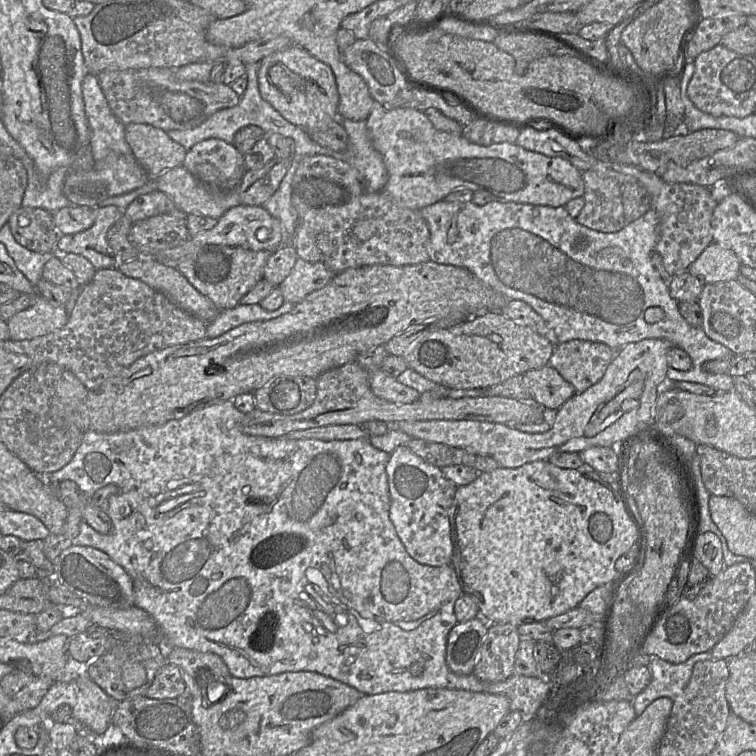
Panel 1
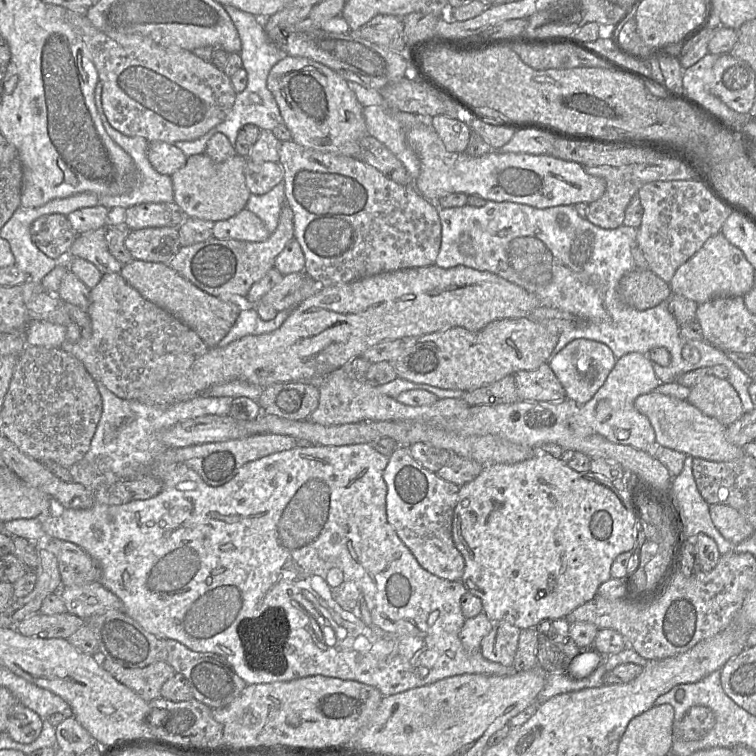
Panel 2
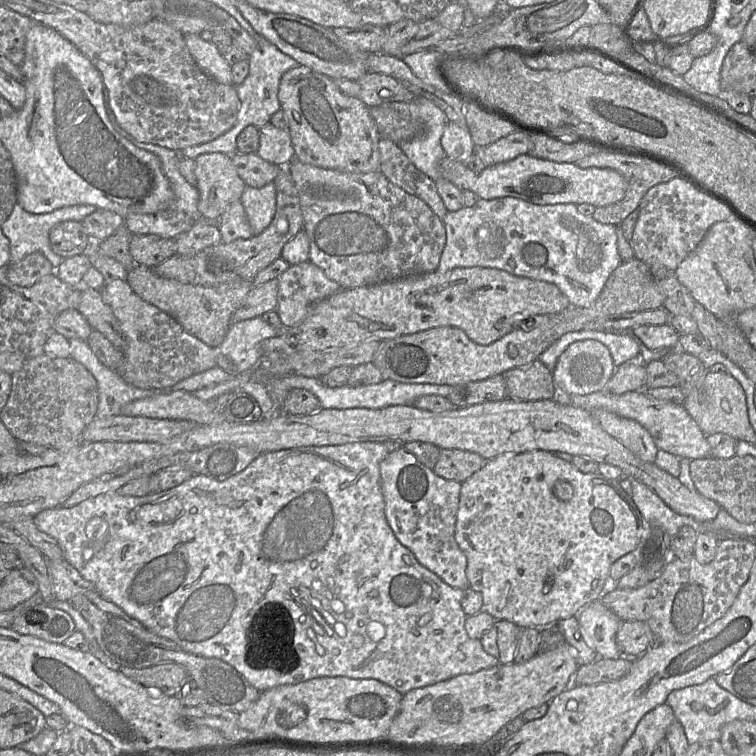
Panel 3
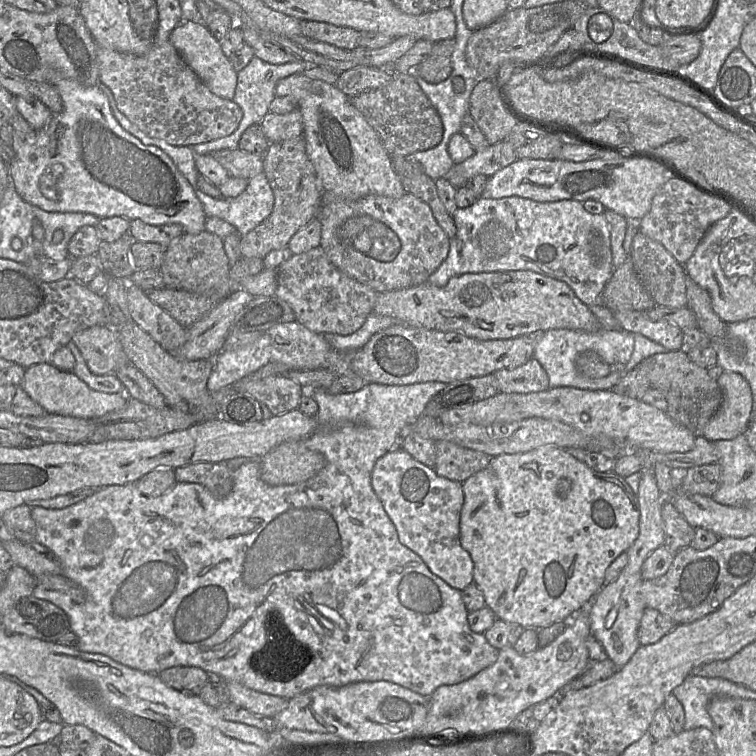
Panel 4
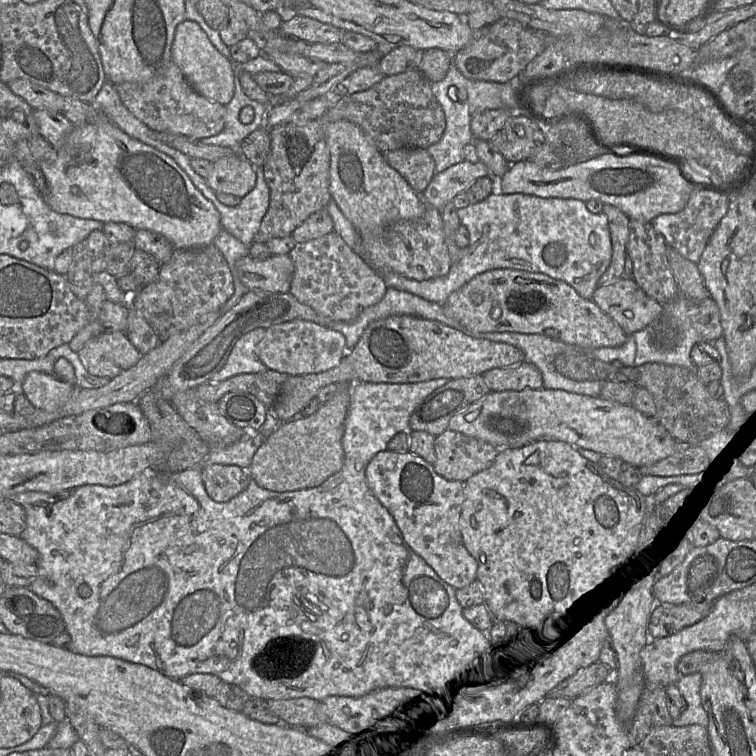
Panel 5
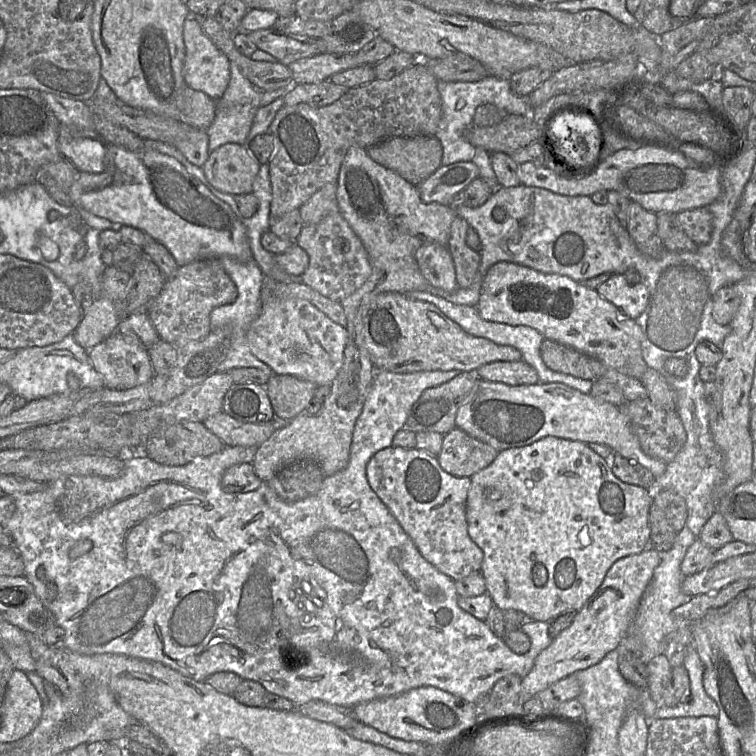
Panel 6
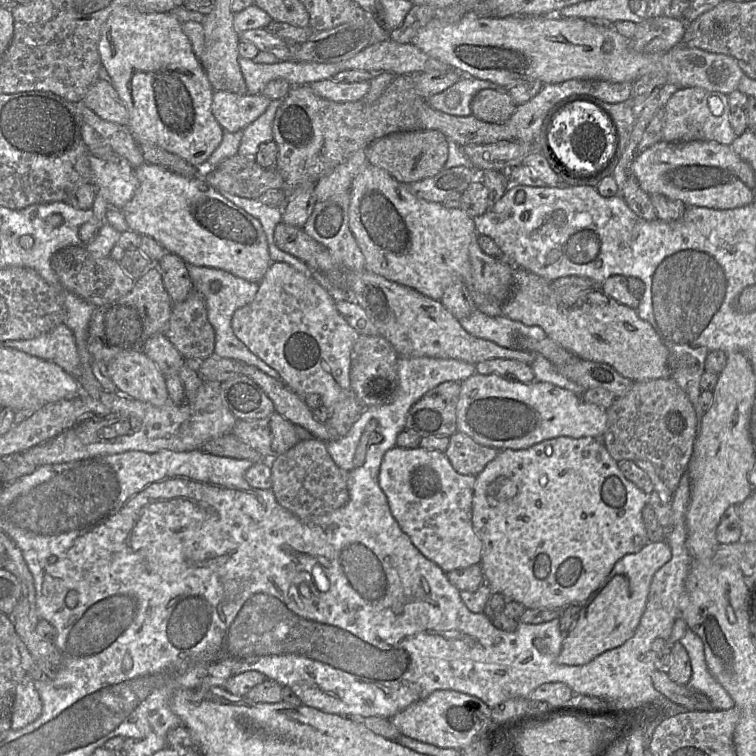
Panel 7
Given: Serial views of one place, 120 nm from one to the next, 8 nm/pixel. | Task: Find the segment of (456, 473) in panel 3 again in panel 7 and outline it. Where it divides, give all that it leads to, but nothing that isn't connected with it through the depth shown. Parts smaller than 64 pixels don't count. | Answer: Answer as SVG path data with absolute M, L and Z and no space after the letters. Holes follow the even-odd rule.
M456 431L449 437L447 449L443 452L454 470L463 475L477 475L499 450L481 445L471 437Z

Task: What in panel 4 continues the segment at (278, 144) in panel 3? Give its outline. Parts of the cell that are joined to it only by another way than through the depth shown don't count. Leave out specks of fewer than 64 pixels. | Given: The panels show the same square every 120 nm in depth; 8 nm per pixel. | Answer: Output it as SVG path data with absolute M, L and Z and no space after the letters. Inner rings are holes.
M299 109L287 114L268 112L260 125L270 143L282 142L303 134L303 120Z

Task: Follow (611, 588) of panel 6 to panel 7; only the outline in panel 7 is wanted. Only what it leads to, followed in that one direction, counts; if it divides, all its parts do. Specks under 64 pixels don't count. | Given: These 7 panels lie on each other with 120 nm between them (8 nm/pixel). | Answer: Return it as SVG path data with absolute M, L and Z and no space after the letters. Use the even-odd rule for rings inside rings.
M663 540L648 542L639 552L626 554L618 560L601 587L582 605L576 624L566 633L557 663L584 665L630 639L645 610L652 578L671 556L671 548Z

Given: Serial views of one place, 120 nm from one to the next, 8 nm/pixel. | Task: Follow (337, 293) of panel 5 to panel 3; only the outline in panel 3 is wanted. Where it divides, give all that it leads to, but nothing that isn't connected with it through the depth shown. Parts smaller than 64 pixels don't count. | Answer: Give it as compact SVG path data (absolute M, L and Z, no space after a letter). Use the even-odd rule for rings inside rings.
M309 260L289 265L276 279L279 287L276 312L286 327L298 326L305 319L311 304L342 289Z

